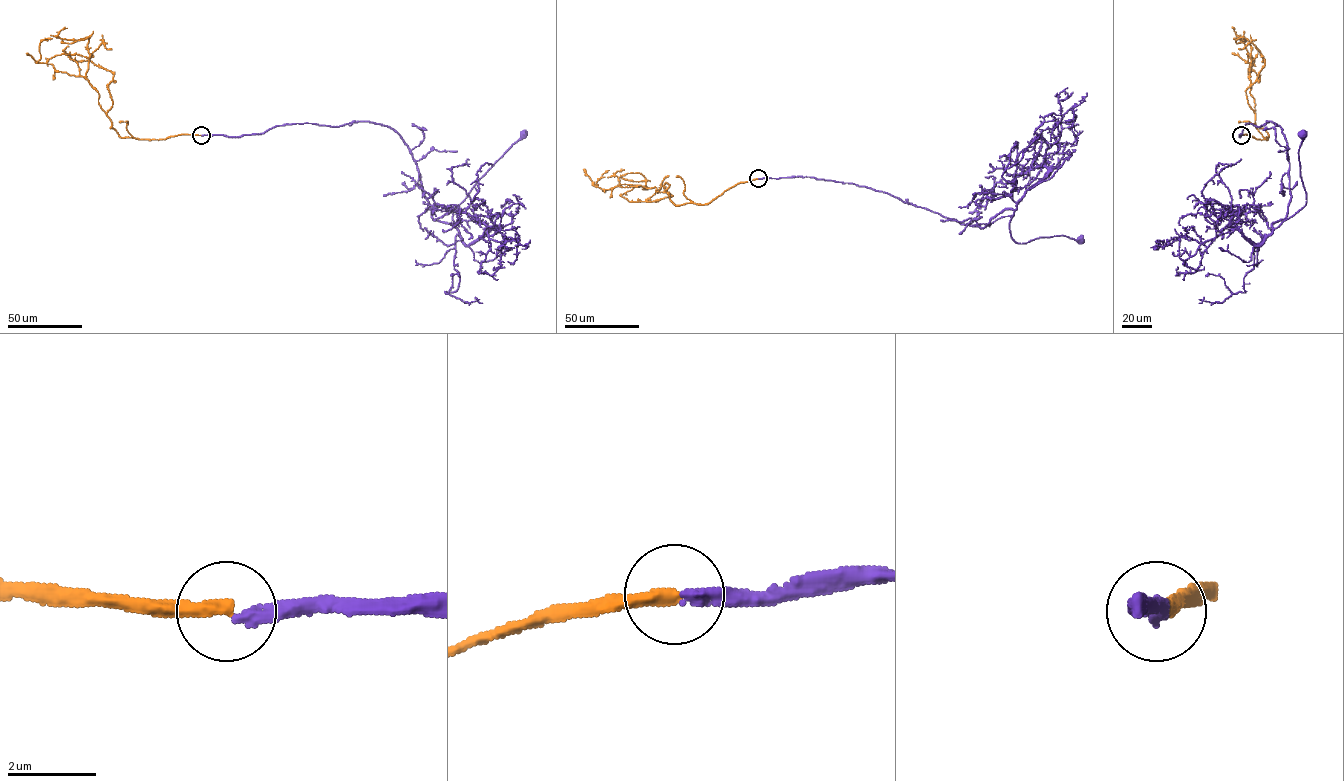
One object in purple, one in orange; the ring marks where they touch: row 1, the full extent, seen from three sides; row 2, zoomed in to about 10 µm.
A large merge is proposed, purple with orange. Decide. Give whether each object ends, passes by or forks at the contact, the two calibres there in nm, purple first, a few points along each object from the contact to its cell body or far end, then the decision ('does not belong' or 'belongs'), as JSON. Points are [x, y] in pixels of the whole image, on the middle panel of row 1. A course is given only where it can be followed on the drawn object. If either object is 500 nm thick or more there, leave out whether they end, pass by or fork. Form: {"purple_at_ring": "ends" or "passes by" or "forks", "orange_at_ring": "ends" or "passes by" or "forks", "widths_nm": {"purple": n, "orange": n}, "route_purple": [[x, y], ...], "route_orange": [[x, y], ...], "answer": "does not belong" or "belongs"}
{"purple_at_ring": "ends", "orange_at_ring": "ends", "widths_nm": {"purple": 280, "orange": 320}, "route_purple": [[758, 178], [813, 177], [866, 186], [981, 228], [1012, 209], [1009, 230], [1017, 243], [1061, 235], [1081, 239]], "route_orange": [[758, 178], [738, 183], [708, 203], [676, 205], [669, 192], [655, 187], [594, 186], [609, 170]], "answer": "does not belong"}

